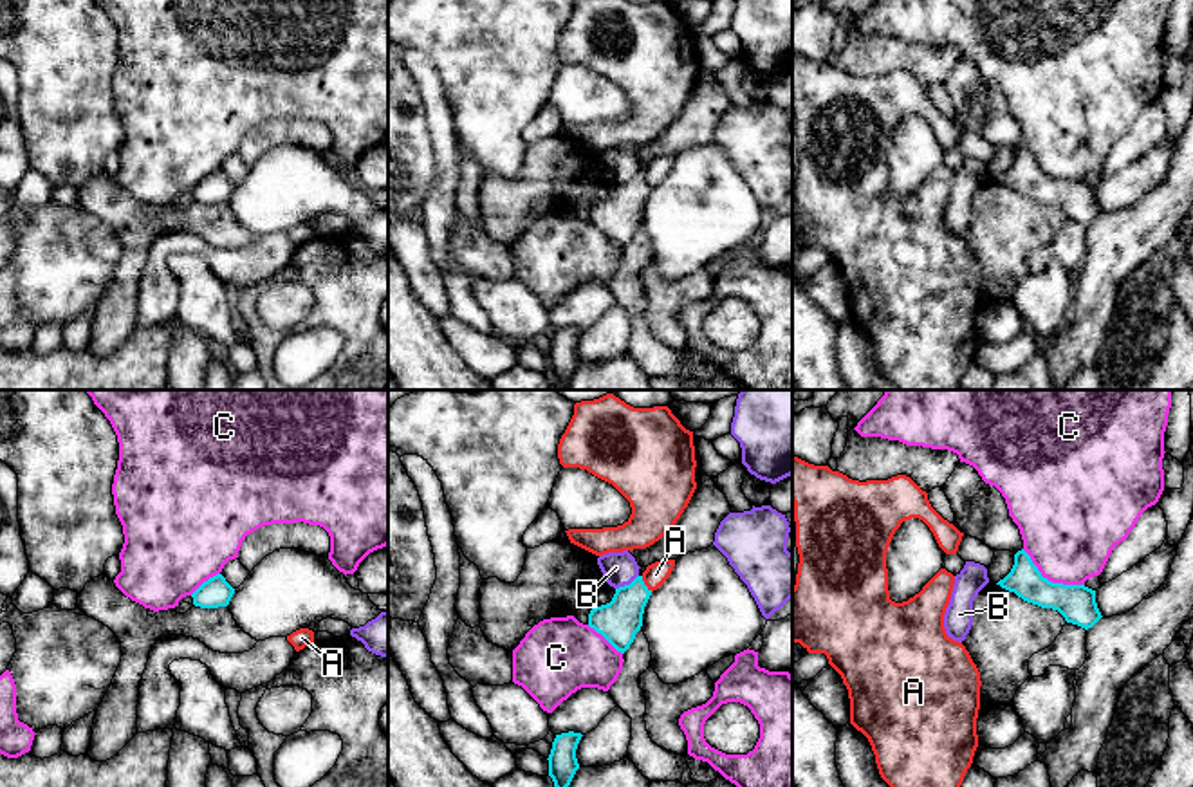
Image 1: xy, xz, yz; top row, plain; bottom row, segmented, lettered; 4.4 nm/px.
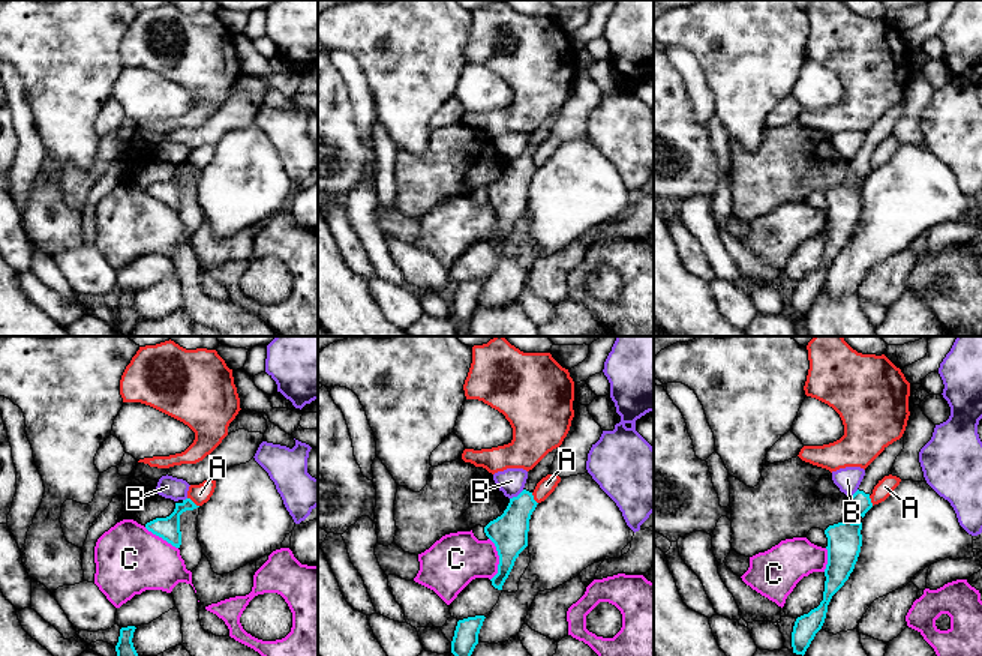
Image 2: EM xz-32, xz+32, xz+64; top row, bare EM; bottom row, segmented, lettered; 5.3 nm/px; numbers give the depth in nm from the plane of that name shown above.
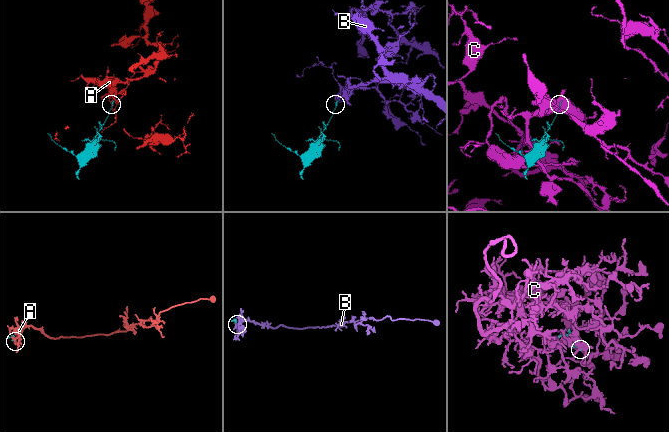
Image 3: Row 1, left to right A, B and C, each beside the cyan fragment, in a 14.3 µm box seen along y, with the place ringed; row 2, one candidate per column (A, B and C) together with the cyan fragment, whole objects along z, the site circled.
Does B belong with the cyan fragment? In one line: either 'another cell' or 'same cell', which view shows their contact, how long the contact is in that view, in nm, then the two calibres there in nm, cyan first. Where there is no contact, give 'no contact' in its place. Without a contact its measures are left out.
another cell; meets cyan in xz; contact 120 nm long; 190 nm thick on the cyan side, 150 nm on the other

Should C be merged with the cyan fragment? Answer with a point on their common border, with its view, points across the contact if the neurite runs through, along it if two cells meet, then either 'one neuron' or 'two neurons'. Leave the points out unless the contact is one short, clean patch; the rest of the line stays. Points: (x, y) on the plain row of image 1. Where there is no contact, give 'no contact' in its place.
contact yz (1051, 177); border yz (1022, 145), (1049, 175), (1083, 181); two neurons

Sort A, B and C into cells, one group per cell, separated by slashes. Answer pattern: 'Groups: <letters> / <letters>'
Groups: A / B / C

